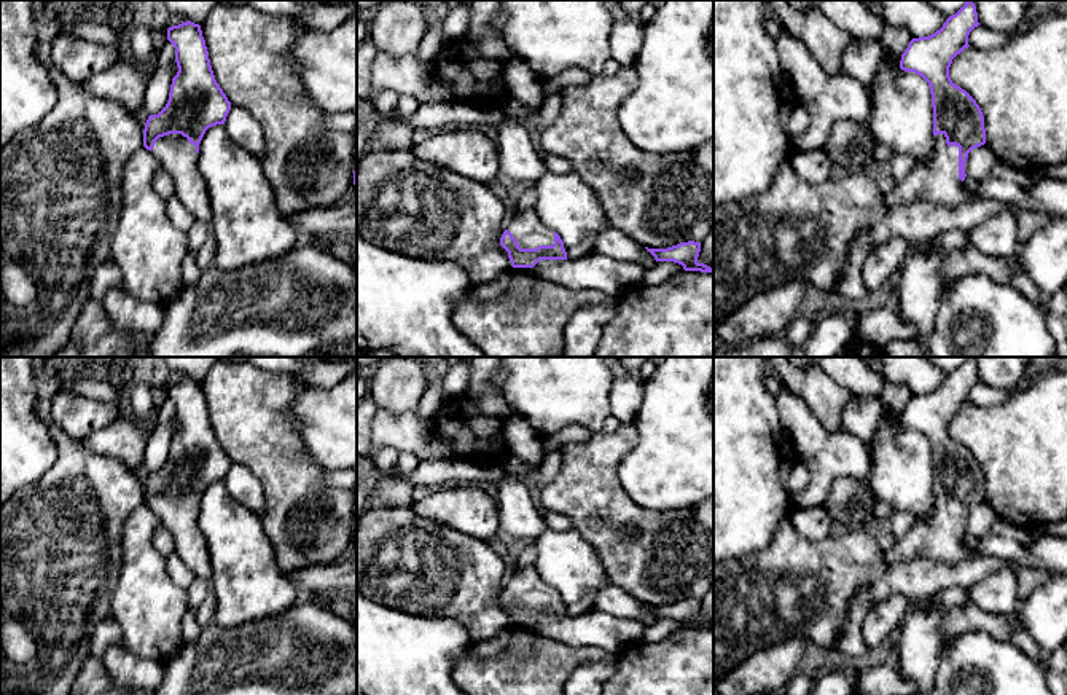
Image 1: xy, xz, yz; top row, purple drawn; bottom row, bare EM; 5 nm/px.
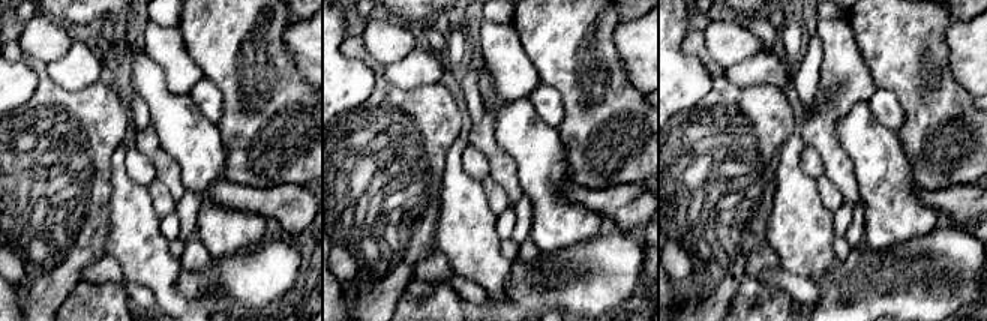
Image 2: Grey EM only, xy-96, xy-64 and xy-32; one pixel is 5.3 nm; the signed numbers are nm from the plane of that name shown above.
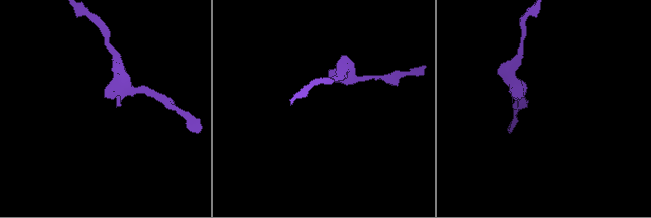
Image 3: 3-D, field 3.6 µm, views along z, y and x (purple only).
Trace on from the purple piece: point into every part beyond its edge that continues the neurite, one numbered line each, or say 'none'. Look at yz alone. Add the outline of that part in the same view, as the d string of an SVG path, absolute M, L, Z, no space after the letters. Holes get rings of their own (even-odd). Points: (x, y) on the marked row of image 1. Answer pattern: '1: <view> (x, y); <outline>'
1: yz (937, 180); M944 134L933 135L933 151L925 161L914 163L906 177L884 194L887 207L906 206L914 202L935 202L956 207L970 199L992 199L1011 204L1021 210L1045 212L1053 217L1067 217L1067 180L1042 177L1034 180L1030 172L1011 167L997 161L991 172L978 179L978 191L970 193L959 179L959 147L949 147Z

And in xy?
1: xy (177, 157); M182 134L159 137L151 150L161 167L172 175L174 196L191 212L194 220L212 222L209 187L197 171L196 147Z

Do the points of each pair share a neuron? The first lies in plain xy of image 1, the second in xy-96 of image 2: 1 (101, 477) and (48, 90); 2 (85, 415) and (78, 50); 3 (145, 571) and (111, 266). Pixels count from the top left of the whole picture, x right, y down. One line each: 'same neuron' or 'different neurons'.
1: same neuron
2: different neurons
3: different neurons

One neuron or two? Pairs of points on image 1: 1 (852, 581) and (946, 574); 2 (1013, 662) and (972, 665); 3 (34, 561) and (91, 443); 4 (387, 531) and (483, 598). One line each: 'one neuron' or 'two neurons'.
1: one neuron
2: one neuron
3: two neurons
4: one neuron

